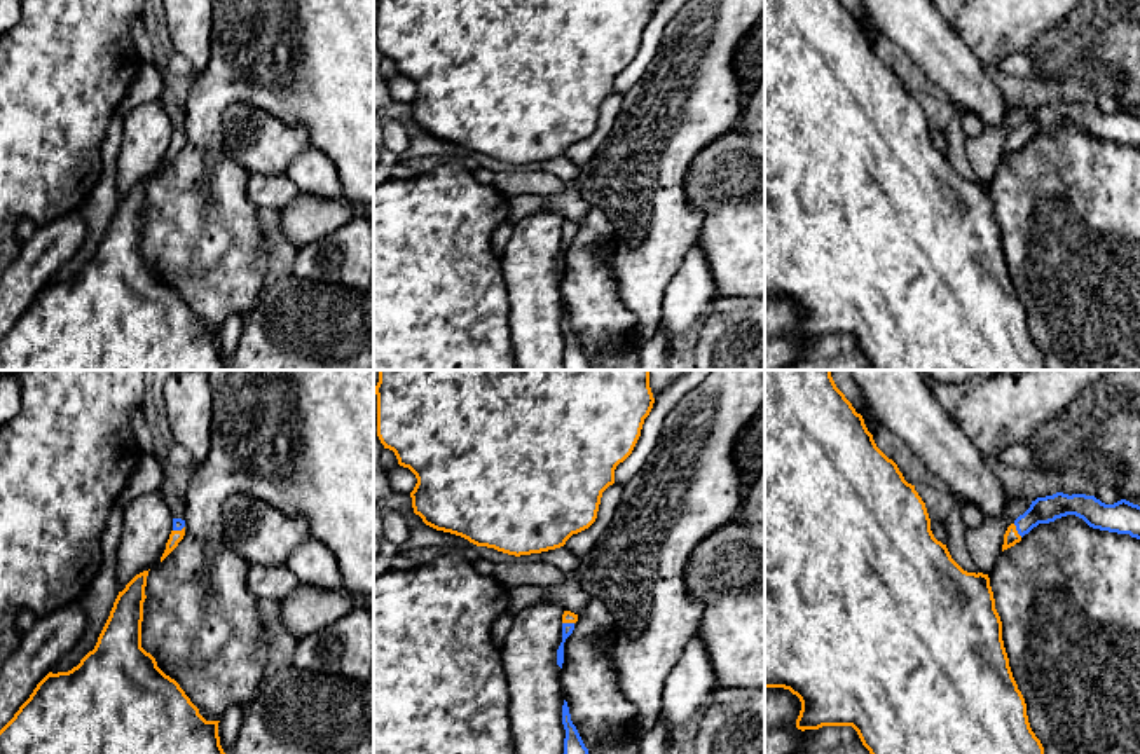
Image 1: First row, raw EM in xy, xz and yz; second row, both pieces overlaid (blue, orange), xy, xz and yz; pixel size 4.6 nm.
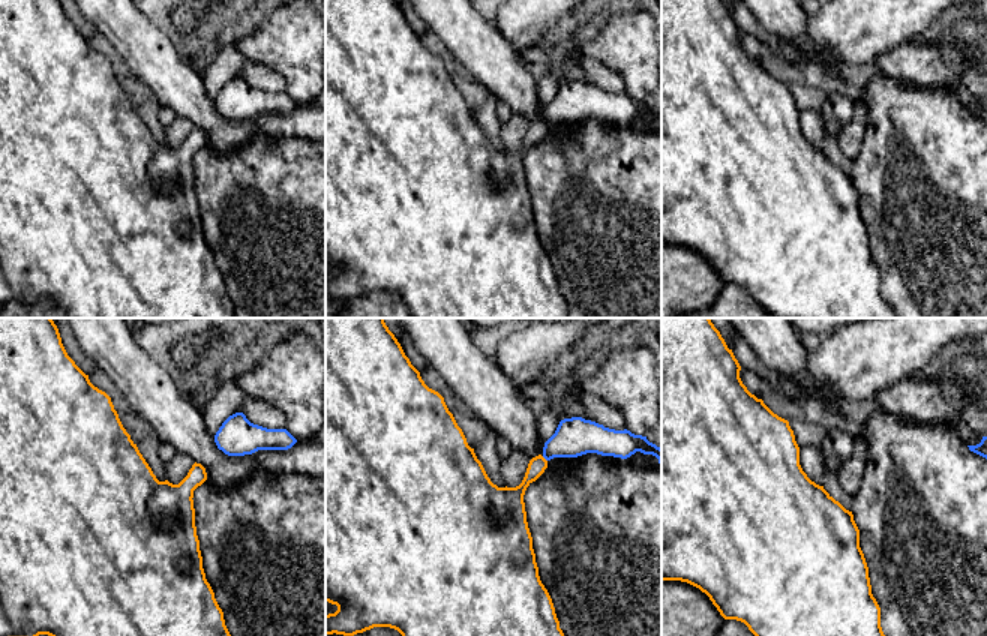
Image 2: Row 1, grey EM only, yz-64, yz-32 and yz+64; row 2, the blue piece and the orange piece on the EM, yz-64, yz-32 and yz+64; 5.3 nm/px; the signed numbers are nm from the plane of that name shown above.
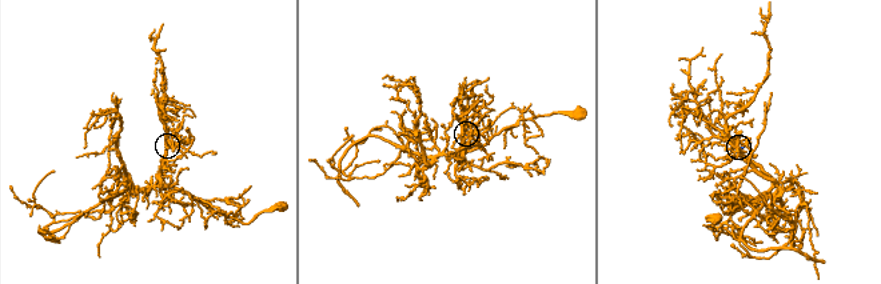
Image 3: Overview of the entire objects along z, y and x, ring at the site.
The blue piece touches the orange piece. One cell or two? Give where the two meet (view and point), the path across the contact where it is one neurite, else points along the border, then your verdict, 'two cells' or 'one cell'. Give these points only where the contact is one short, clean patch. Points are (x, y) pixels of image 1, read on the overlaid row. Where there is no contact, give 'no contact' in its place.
meets blue in yz at (1016, 529); runs through yz (1043, 510), (1016, 529), (1011, 536); one cell

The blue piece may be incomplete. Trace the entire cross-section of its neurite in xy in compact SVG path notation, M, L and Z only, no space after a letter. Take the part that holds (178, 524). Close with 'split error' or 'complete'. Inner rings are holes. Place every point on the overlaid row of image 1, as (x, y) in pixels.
M173 518L173 531L171 531L169 539L166 543L166 550L161 557L161 562L178 546L178 543L183 539L183 536L185 536L185 520Z; split error

